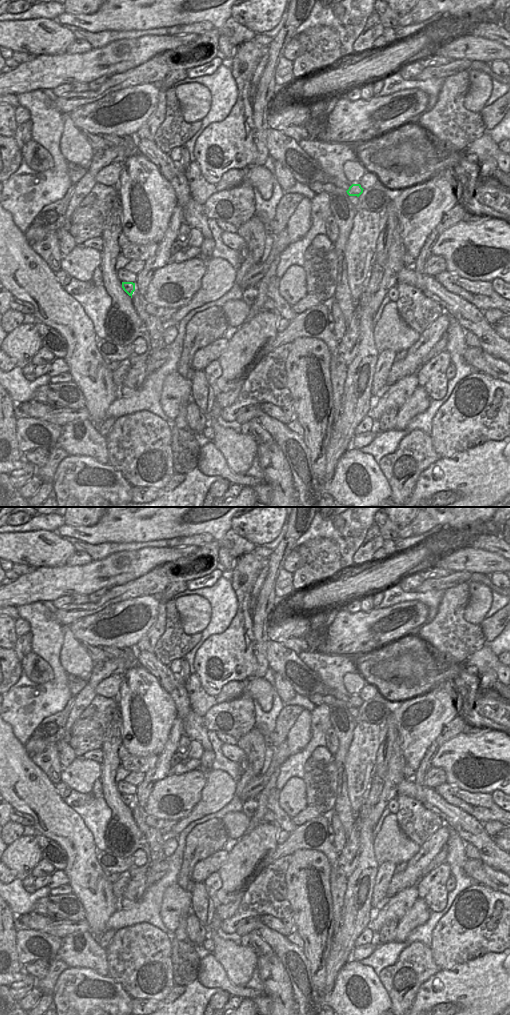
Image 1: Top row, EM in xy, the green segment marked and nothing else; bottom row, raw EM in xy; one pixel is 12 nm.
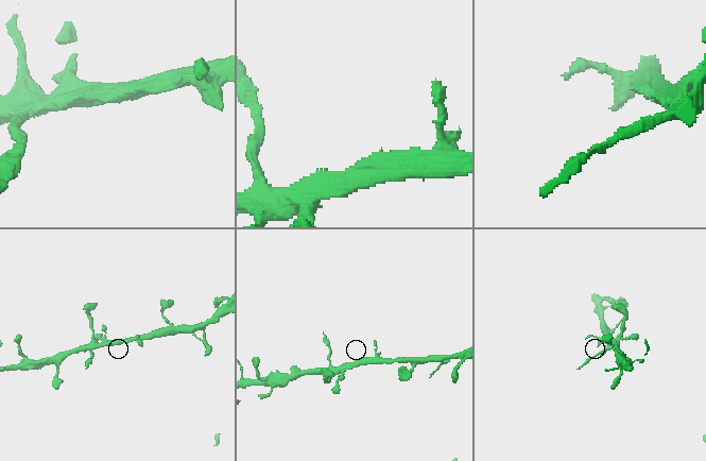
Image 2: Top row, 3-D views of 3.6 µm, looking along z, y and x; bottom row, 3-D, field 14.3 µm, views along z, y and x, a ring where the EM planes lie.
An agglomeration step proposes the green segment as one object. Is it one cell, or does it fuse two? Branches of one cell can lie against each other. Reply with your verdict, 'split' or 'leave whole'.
leave whole

